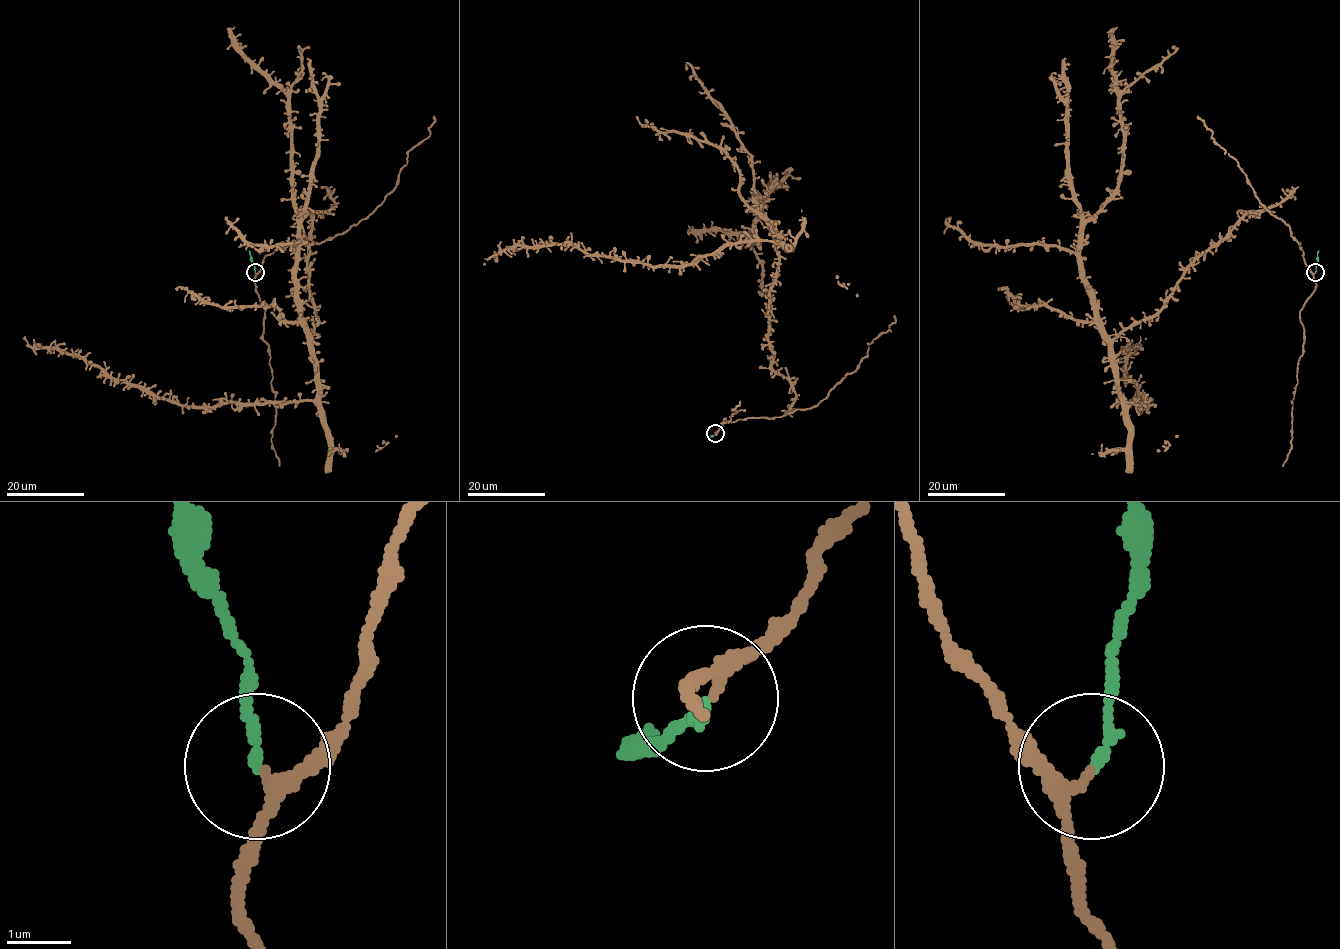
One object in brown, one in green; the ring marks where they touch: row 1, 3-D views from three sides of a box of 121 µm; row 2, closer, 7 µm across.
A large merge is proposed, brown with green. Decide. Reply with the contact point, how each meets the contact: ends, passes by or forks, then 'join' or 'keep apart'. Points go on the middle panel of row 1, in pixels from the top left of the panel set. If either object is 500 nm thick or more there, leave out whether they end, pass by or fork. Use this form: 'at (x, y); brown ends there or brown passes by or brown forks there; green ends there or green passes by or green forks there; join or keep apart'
at (715, 433); brown passes by; green ends there; join

